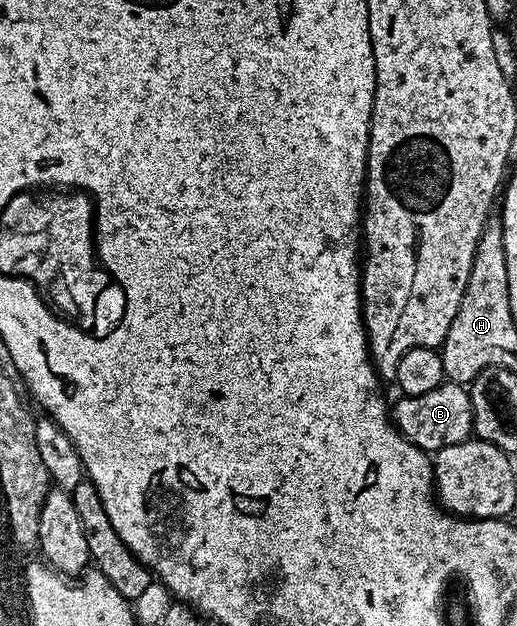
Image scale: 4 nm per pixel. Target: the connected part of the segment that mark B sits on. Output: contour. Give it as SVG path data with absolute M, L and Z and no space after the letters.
M446 379L434 387L434 391L426 391L426 395L401 396L399 400L397 405L391 406L391 420L404 438L429 455L435 455L442 447L454 447L454 443L462 443L473 436L472 394L465 386Z

